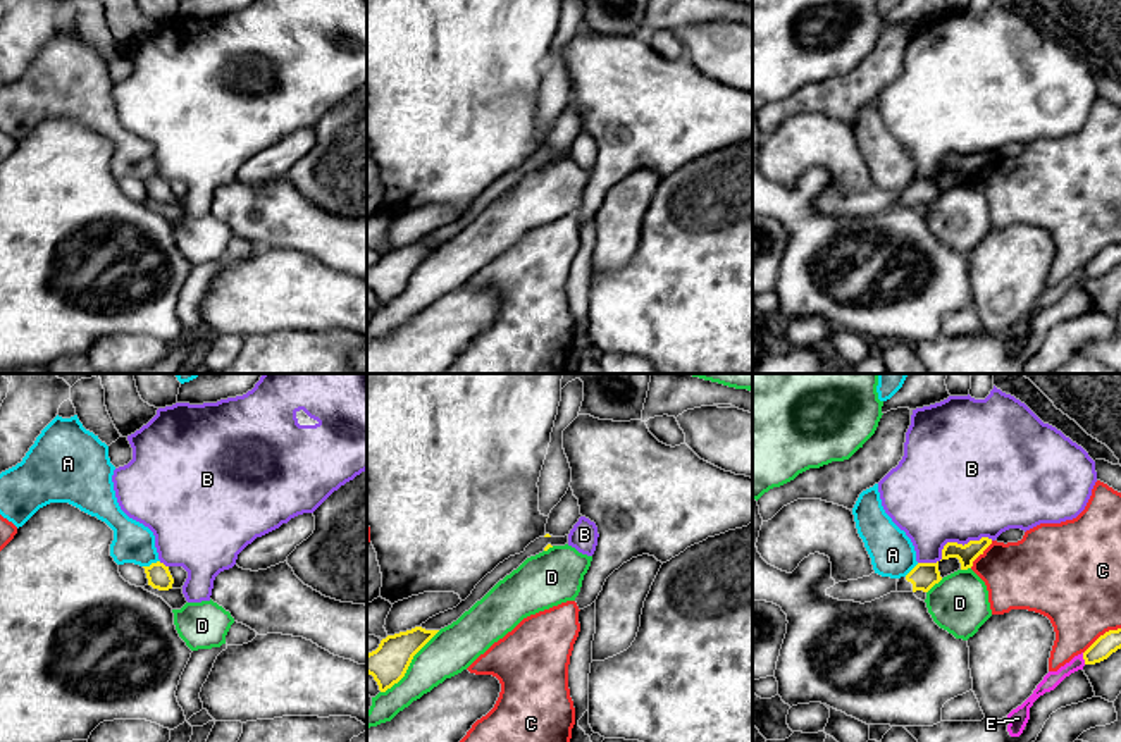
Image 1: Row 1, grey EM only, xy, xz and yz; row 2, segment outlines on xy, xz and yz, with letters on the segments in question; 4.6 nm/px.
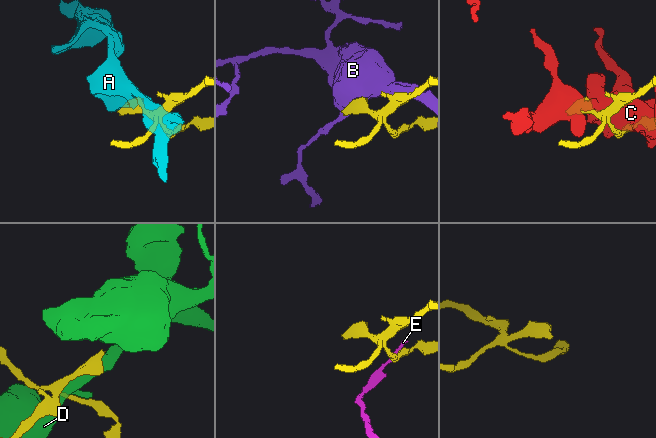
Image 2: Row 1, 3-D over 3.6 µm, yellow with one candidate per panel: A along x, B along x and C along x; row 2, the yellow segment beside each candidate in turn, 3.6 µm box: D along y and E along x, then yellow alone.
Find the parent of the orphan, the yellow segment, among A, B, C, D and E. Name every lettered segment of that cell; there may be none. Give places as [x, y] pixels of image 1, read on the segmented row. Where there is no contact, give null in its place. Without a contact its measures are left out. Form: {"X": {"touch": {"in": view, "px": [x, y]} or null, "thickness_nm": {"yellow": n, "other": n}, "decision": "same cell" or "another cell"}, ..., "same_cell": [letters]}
{"A": {"touch": {"in": "xy", "px": [152, 563]}, "thickness_nm": {"yellow": 110, "other": 190}, "decision": "another cell"}, "B": {"touch": {"in": "yz", "px": [951, 543]}, "thickness_nm": {"yellow": 90, "other": 500}, "decision": "another cell"}, "C": {"touch": {"in": "yz", "px": [1101, 636]}, "thickness_nm": {"yellow": 100, "other": 400}, "decision": "another cell"}, "D": {"touch": {"in": "xz", "px": [408, 665]}, "thickness_nm": {"yellow": 180, "other": 220}, "decision": "another cell"}, "E": {"touch": {"in": "yz", "px": [1083, 658]}, "thickness_nm": {"yellow": 100, "other": 80}, "decision": "another cell"}, "same_cell": []}

